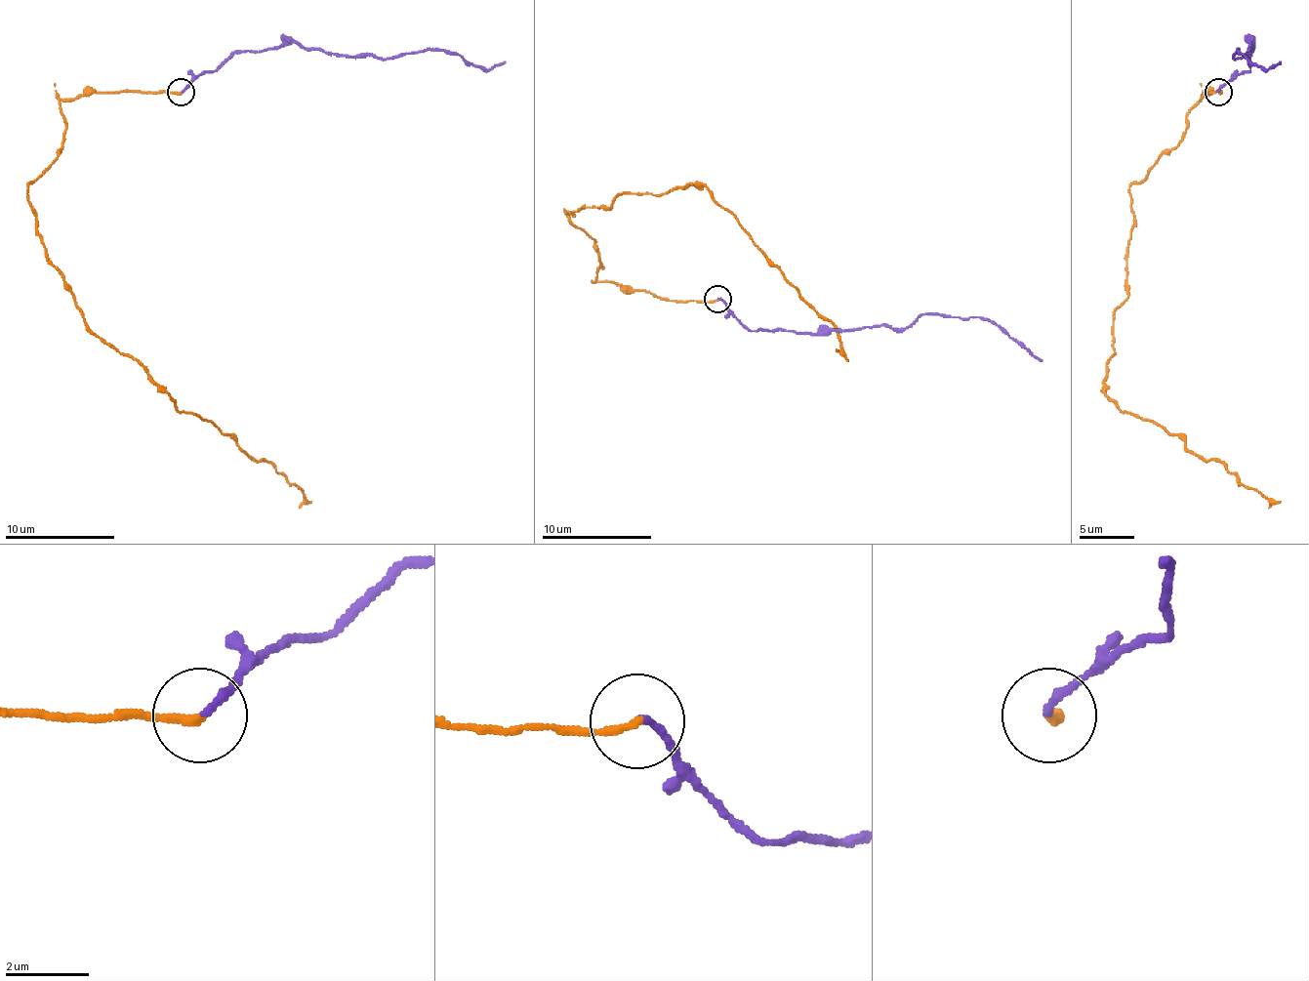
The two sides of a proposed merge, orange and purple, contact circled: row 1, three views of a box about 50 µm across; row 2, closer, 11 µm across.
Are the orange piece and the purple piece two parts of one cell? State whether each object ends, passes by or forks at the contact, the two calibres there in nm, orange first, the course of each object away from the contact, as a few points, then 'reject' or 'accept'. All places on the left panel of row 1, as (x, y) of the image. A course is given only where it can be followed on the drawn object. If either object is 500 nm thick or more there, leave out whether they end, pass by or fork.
orange ends; purple ends; calibres 190 and 180 nm; course orange (181, 93), (60, 103), (61, 150), (29, 188), (34, 226), (84, 323), (181, 411), (312, 502); course purple (181, 93), (235, 54), (290, 43), (345, 57), (373, 54), (384, 60), (447, 51), (482, 67), (505, 62); reject

